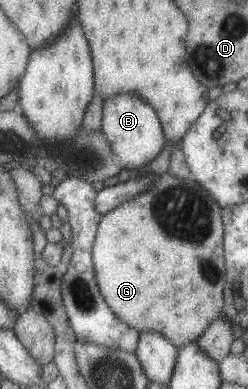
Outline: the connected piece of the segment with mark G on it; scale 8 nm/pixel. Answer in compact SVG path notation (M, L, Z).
M167 172L143 193L101 215L92 260L101 295L111 311L139 332L162 333L177 348L198 340L216 319L224 316L226 263L222 210L195 178L181 179Z

